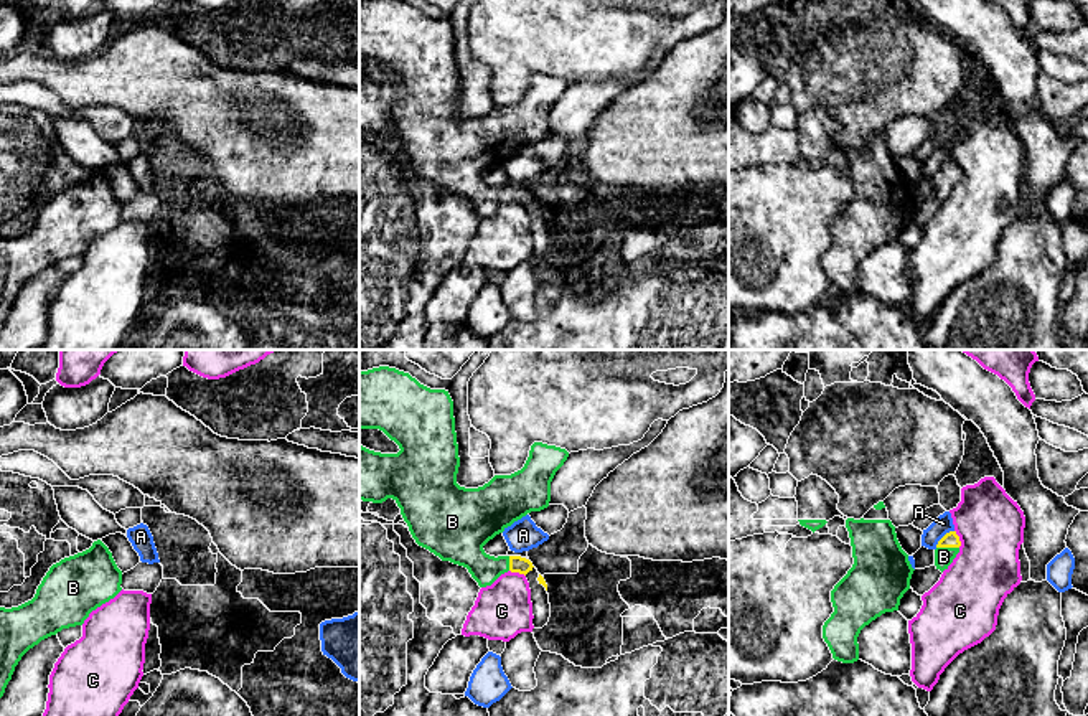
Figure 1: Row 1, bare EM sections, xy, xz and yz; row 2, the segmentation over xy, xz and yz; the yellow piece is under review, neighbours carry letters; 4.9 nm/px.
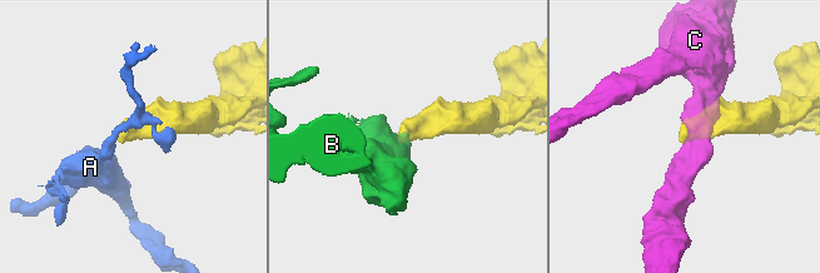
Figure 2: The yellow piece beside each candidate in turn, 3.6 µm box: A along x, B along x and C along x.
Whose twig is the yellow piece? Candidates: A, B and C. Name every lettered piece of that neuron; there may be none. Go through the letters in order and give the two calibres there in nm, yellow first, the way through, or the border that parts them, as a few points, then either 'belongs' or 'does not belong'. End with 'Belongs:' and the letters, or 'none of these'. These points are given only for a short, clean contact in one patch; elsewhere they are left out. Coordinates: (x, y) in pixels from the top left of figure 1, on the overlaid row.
A: 80 nm thick on the yellow side, 90 nm on the other; border along yz (953, 530), (935, 546); does not belong
B: 80 nm thick on the yellow side, 100 nm on the other; runs through yz (950, 540), (948, 546), (943, 556); belongs
C: 80 nm thick on the yellow side, 320 nm on the other; does not belong
Belongs: B

